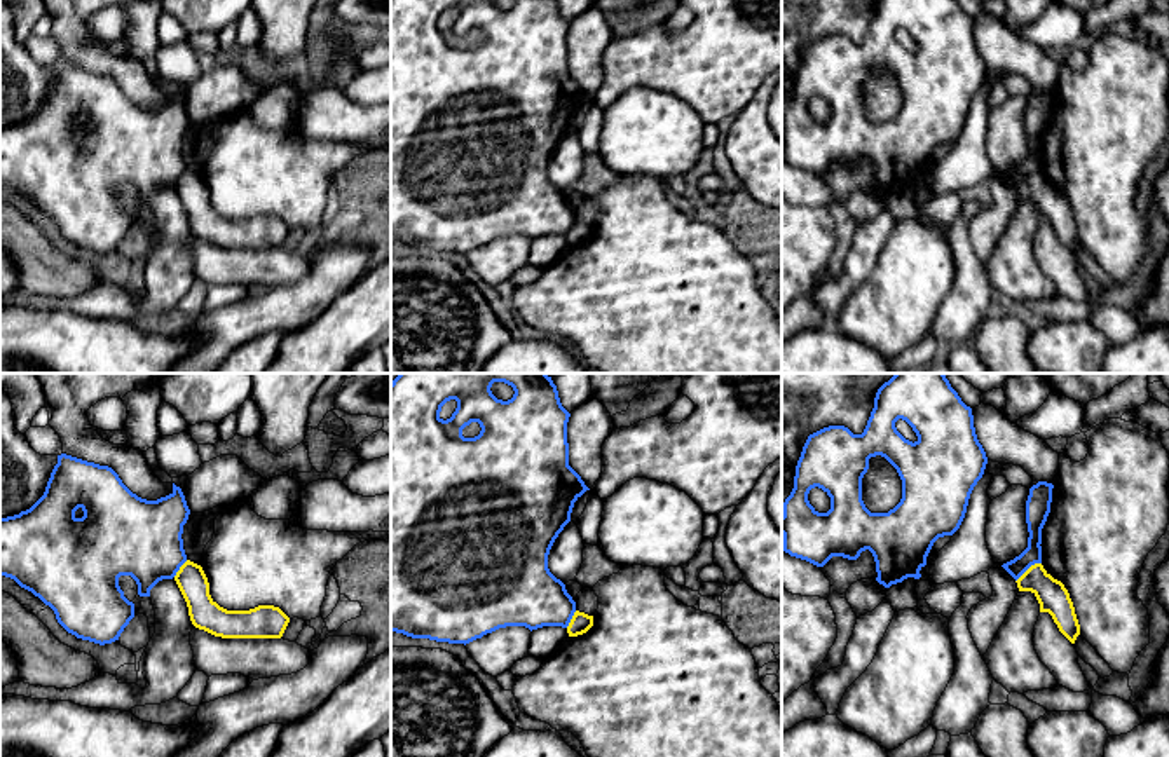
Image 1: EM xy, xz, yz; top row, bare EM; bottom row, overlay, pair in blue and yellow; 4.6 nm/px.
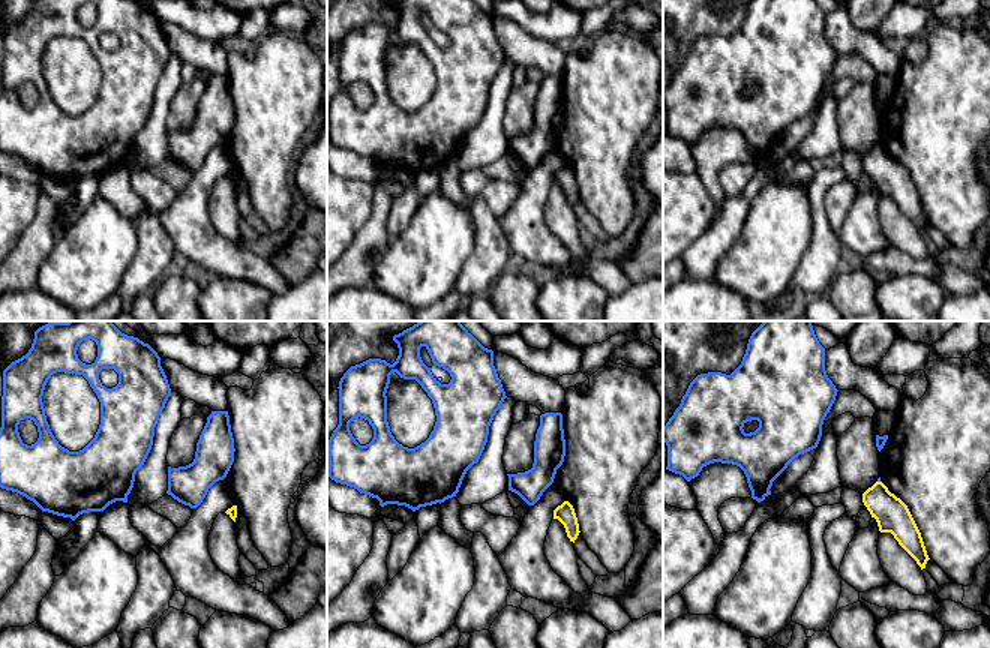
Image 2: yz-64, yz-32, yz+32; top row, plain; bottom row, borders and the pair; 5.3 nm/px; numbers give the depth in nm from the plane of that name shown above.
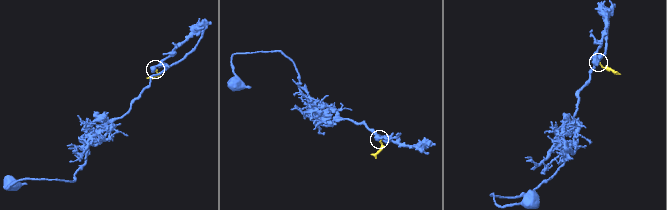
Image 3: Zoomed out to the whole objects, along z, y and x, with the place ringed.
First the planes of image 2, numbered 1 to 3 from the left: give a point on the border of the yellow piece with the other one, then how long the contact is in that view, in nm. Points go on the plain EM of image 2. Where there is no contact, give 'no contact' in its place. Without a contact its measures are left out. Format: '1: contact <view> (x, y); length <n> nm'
1: no contact
2: no contact
3: no contact

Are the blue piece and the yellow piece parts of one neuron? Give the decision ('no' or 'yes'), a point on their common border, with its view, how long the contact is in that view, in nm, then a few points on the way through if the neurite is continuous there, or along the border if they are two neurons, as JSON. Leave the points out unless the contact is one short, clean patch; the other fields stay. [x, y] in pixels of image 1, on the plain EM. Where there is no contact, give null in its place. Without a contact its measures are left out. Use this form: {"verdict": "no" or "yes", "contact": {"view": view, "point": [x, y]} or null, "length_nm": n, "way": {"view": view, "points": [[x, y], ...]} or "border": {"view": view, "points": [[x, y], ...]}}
{"verdict": "no", "contact": {"view": "yz", "point": [1028, 177]}, "length_nm": 150, "border": {"view": "yz", "points": [[1040, 171], [1035, 171], [1016, 190]]}}

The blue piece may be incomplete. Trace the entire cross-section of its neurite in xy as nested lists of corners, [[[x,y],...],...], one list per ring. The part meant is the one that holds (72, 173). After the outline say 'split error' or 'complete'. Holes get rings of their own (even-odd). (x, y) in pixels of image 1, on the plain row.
[[[66,63],[58,65],[58,73],[54,75],[51,87],[47,91],[44,105],[26,120],[19,124],[0,127],[0,185],[14,188],[21,197],[31,201],[45,215],[49,215],[58,232],[72,244],[82,249],[89,249],[99,255],[112,253],[119,249],[124,237],[134,227],[134,213],[124,206],[124,201],[119,195],[120,185],[131,185],[138,194],[140,206],[150,206],[150,199],[162,188],[173,188],[180,176],[187,171],[183,159],[183,134],[187,133],[190,119],[187,115],[185,105],[180,96],[173,92],[173,101],[157,110],[147,110],[133,103],[119,87],[119,84],[108,77],[94,72],[87,72]]]; complete

